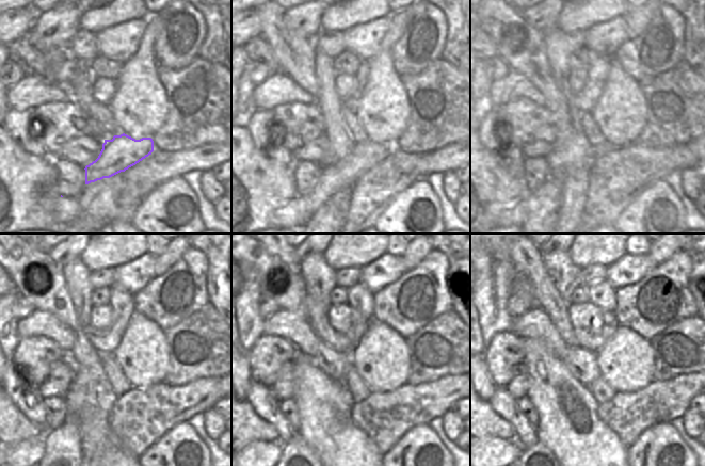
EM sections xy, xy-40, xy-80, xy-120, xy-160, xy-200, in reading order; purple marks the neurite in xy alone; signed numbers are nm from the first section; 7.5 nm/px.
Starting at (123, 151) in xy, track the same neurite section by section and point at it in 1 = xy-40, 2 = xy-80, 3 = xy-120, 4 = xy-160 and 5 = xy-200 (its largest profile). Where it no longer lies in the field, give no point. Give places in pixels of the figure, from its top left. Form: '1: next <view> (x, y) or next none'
1: next xy-40 (363, 156)
2: next xy-80 (564, 182)
3: next xy-120 (62, 446)
4: next xy-160 (295, 450)
5: next xy-200 (538, 450)

